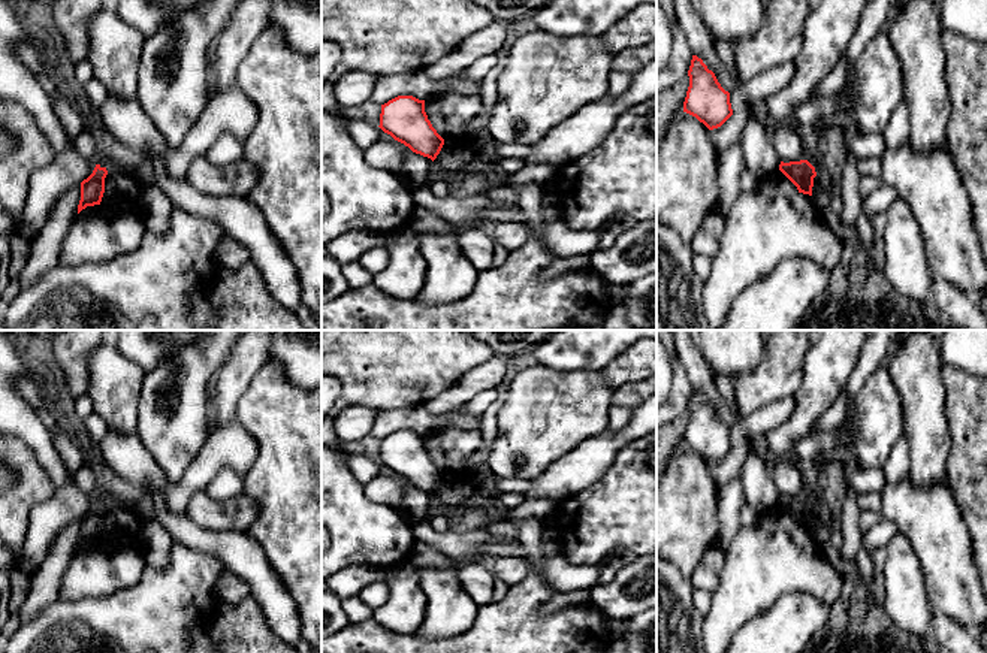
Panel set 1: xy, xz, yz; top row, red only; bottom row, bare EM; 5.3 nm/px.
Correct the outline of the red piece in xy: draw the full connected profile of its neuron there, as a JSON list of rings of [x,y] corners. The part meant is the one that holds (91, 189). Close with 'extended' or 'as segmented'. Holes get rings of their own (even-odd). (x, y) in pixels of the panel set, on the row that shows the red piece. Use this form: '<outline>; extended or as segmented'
[[[96,164],[93,173],[81,182],[81,200],[78,205],[78,214],[87,206],[100,205],[105,193],[106,175],[106,167]]]; as segmented

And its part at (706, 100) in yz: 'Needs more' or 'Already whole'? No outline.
Already whole

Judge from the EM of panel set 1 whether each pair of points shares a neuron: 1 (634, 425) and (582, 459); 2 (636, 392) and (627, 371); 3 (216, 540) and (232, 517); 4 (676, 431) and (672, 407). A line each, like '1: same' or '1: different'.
1: same
2: different
3: different
4: different

